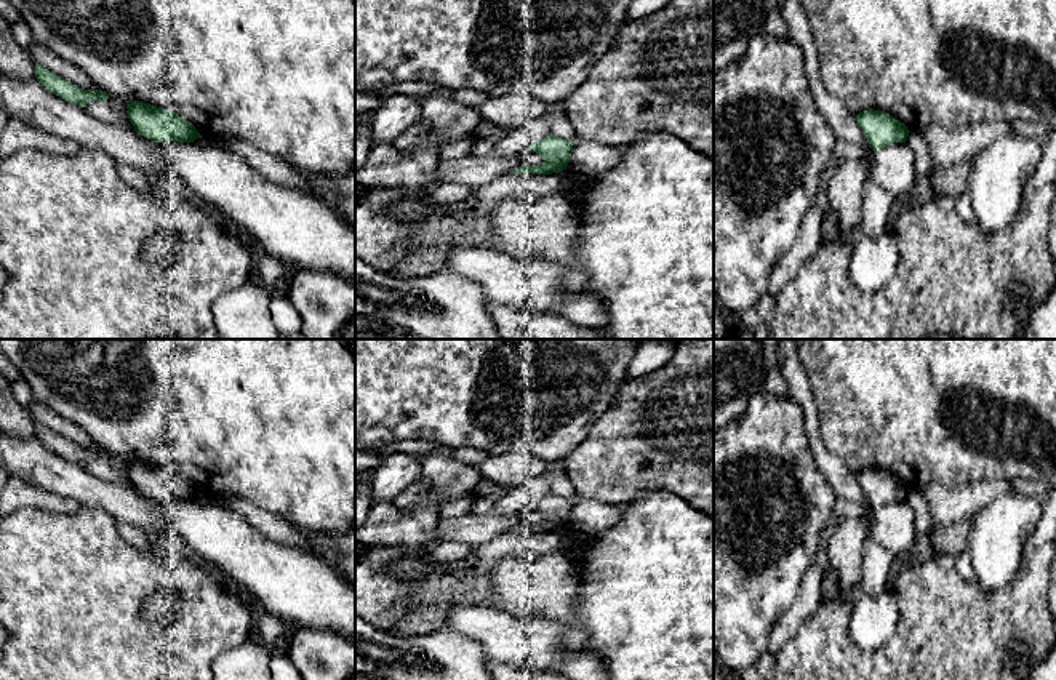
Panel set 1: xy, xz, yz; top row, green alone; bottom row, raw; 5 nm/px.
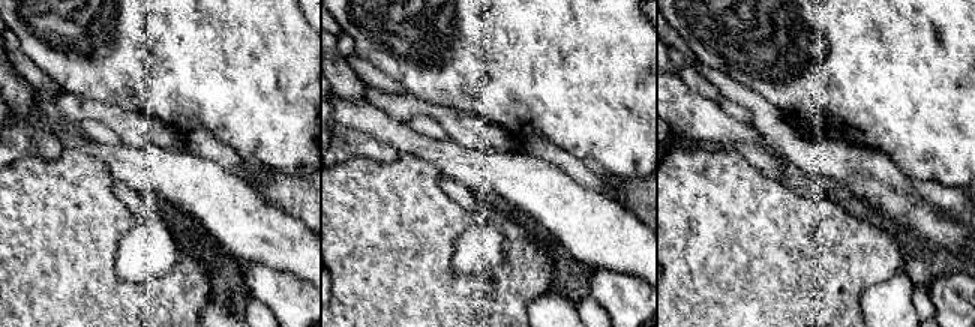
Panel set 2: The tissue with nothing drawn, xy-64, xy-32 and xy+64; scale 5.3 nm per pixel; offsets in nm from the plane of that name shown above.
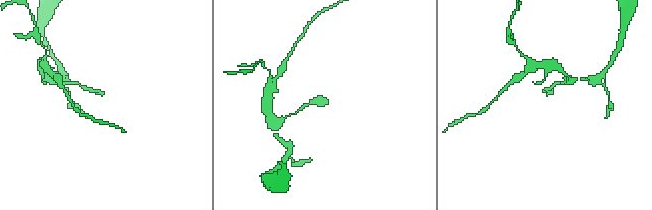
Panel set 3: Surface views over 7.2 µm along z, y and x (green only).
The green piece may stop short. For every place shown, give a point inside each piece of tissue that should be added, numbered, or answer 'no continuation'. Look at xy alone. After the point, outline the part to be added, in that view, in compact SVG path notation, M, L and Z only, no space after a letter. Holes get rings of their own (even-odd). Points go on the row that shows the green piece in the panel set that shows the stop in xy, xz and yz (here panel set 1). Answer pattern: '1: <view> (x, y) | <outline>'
no continuation

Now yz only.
no continuation

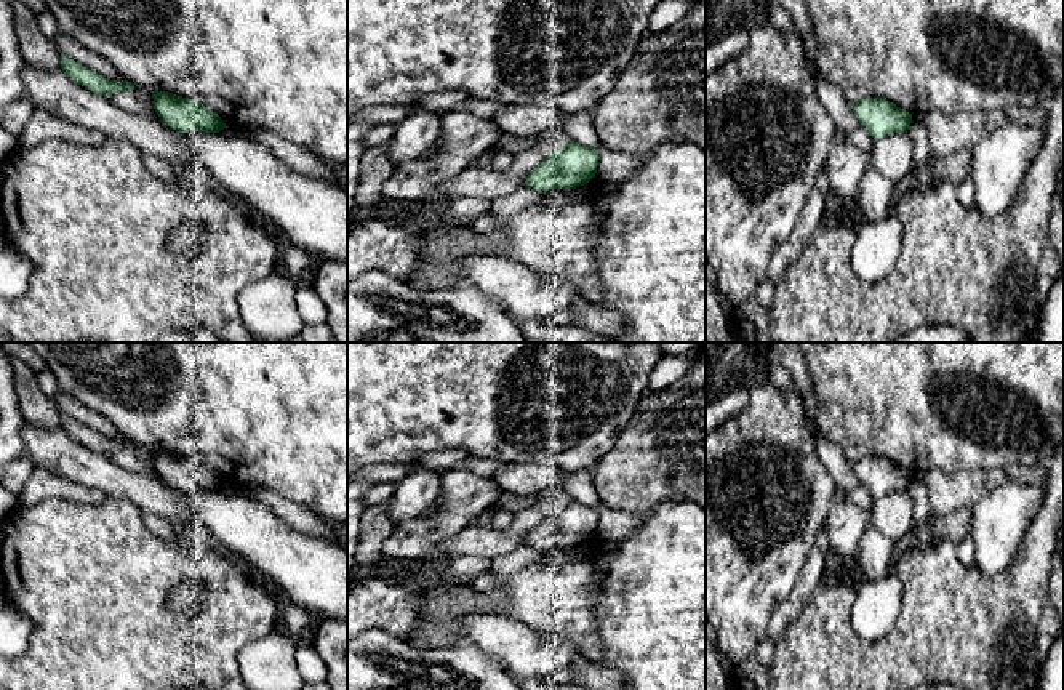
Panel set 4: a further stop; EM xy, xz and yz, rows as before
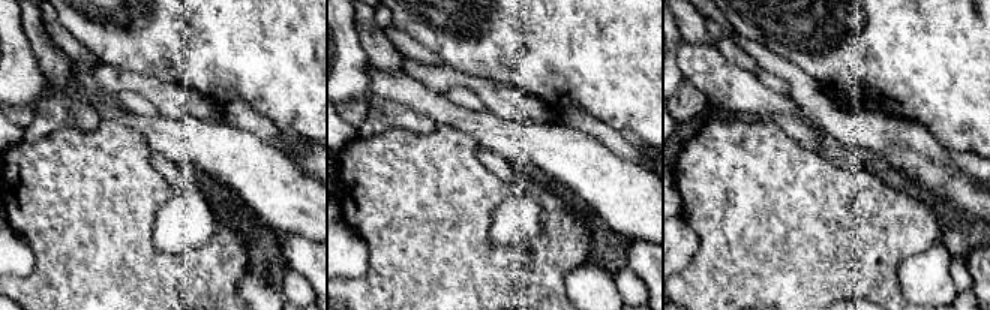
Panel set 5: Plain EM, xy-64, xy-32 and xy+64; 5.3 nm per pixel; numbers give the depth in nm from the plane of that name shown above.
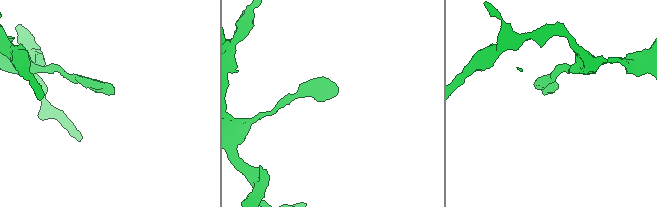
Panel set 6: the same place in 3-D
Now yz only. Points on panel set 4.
no continuation

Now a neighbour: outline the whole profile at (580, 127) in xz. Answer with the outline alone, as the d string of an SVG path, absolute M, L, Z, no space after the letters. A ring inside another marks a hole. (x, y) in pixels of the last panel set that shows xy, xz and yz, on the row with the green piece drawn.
M592 110L568 114L563 122L562 131L568 133L574 142L584 147L597 150L597 147L600 146L600 139L594 126Z

